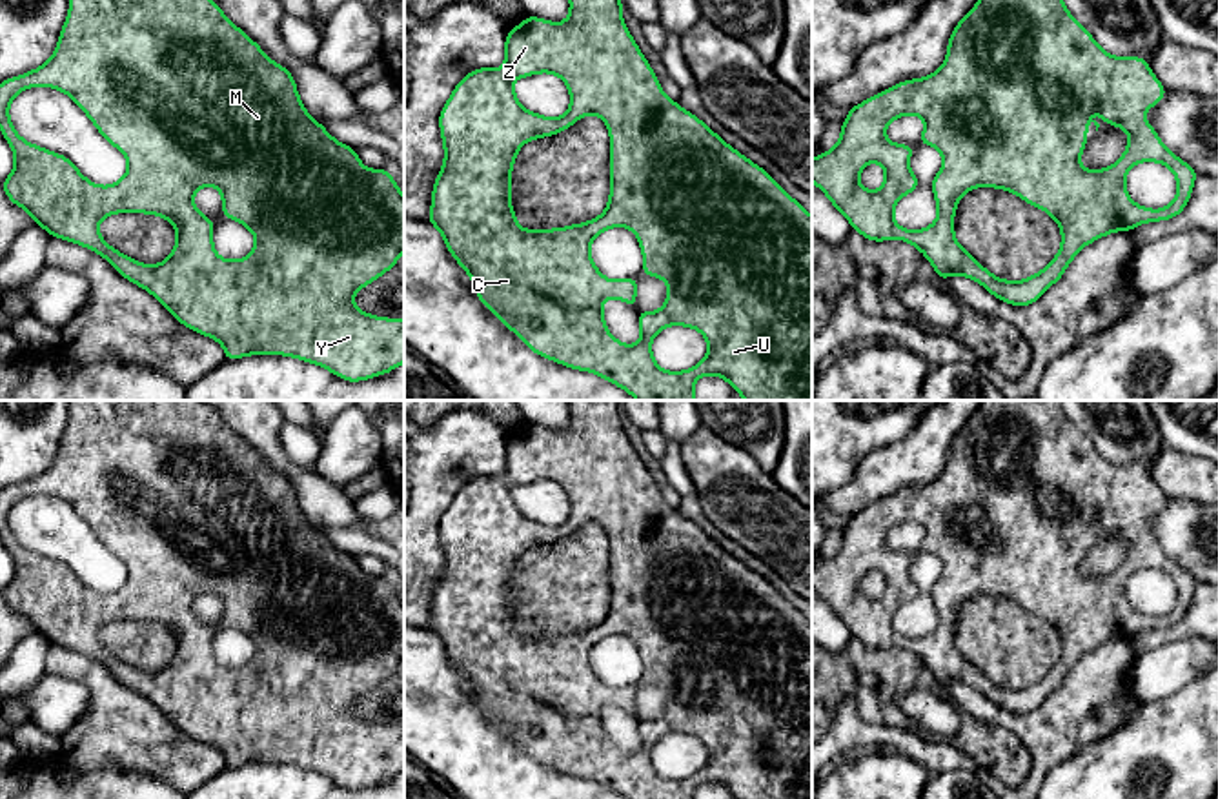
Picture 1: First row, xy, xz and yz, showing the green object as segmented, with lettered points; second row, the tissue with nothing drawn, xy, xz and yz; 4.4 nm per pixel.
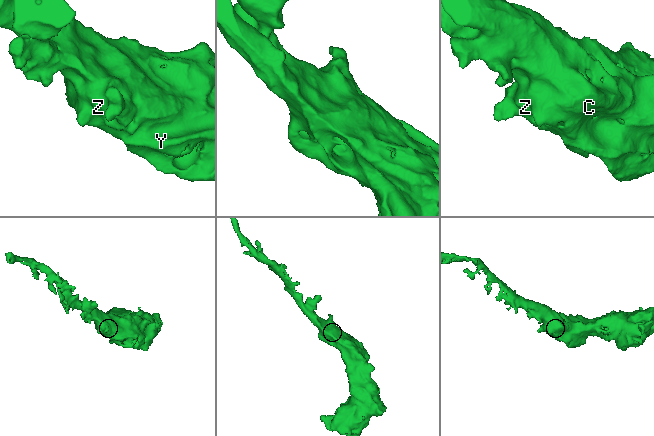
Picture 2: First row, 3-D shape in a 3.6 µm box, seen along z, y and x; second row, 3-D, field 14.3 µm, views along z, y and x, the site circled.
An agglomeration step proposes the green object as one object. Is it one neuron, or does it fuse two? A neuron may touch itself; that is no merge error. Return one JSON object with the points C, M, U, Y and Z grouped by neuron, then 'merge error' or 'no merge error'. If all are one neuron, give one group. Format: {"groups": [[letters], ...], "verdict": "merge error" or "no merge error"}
{"groups": [["C", "M", "U", "Y", "Z"]], "verdict": "no merge error"}

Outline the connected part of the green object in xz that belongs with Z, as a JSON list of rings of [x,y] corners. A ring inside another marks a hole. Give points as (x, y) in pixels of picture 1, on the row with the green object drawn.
[[[570,0],[570,15],[561,24],[528,15],[521,25],[508,29],[502,69],[479,67],[455,86],[439,115],[444,164],[424,220],[442,233],[448,251],[472,277],[479,300],[548,360],[595,373],[637,400],[697,400],[694,384],[705,375],[723,377],[745,400],[812,400],[812,217],[765,169],[663,93],[624,25],[621,7],[621,0]],[[537,73],[557,75],[568,86],[572,102],[563,116],[548,118],[519,104],[512,80]],[[584,115],[601,116],[610,131],[610,198],[604,213],[566,228],[521,229],[510,204],[519,147],[557,135]],[[615,226],[635,233],[645,277],[659,277],[668,286],[659,311],[637,313],[641,340],[634,346],[612,337],[603,304],[614,297],[637,308],[639,278],[610,280],[590,258],[592,240]],[[666,326],[701,331],[708,342],[706,357],[685,371],[661,369],[650,346]]]

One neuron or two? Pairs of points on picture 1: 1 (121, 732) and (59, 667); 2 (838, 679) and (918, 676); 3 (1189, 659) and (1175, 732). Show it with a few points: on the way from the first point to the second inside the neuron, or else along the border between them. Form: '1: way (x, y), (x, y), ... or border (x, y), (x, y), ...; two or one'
1: way (113, 710), (110, 697), (81, 668); one
2: way (858, 663), (885, 663), (898, 668); one
3: border (1198, 676), (1146, 705); two

